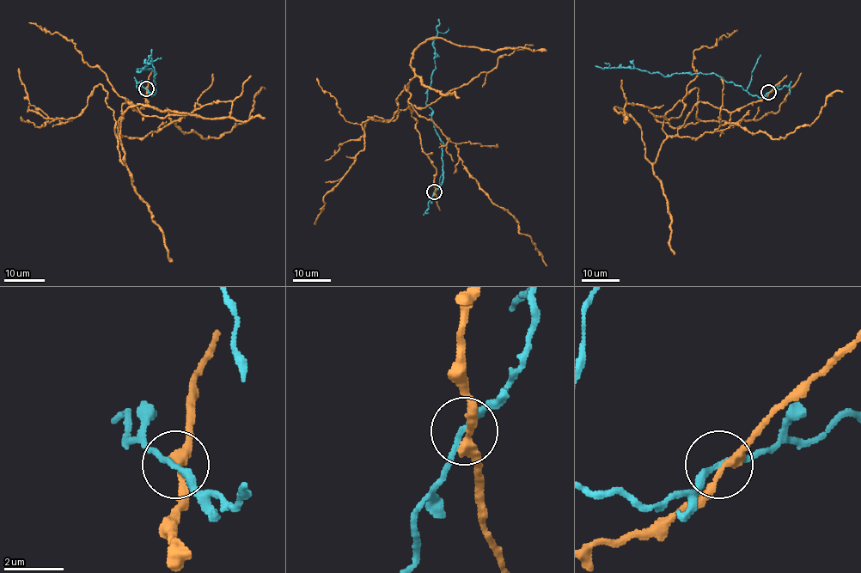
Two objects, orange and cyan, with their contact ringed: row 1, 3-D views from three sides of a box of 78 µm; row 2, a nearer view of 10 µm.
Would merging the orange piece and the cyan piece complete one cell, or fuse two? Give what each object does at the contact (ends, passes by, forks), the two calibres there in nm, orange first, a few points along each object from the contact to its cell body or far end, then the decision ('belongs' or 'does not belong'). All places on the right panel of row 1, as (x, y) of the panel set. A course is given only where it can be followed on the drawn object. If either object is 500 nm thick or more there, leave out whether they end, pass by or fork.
orange passes by; cyan passes by; 280 nm thick on the orange side, 190 nm on the other; orange runs (768, 93), (730, 112), (699, 101), (654, 163), (641, 127), (614, 109), (678, 118), (693, 51), (737, 30); cyan runs (768, 92), (760, 97), (751, 95), (716, 74), (680, 73), (664, 76), (636, 68), (595, 66); does not belong

